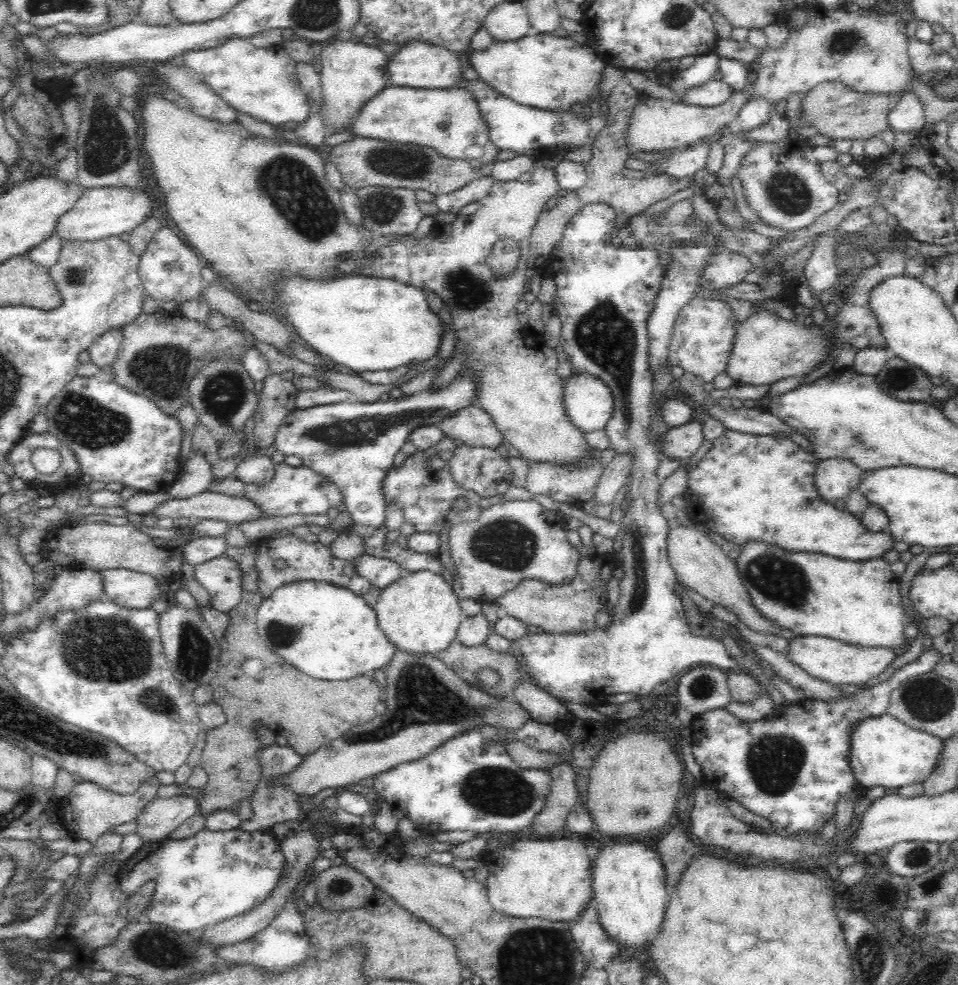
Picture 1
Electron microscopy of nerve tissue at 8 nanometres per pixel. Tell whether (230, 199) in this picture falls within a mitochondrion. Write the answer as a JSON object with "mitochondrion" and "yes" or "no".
{"mitochondrion":"no"}

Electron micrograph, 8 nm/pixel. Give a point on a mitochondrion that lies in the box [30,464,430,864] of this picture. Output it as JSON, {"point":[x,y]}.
{"point":[99,648]}

